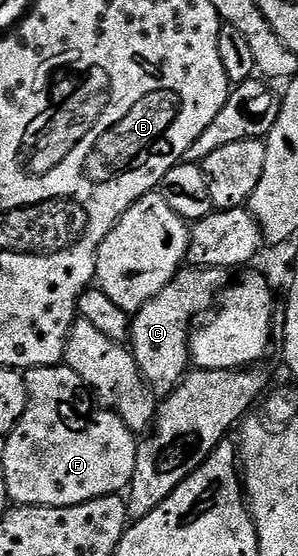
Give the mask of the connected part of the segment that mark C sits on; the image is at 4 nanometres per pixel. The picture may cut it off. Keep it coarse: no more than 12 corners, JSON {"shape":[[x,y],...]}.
{"shape":[[189,265],[131,315],[130,349],[153,394],[189,373],[192,321],[229,271]]}

